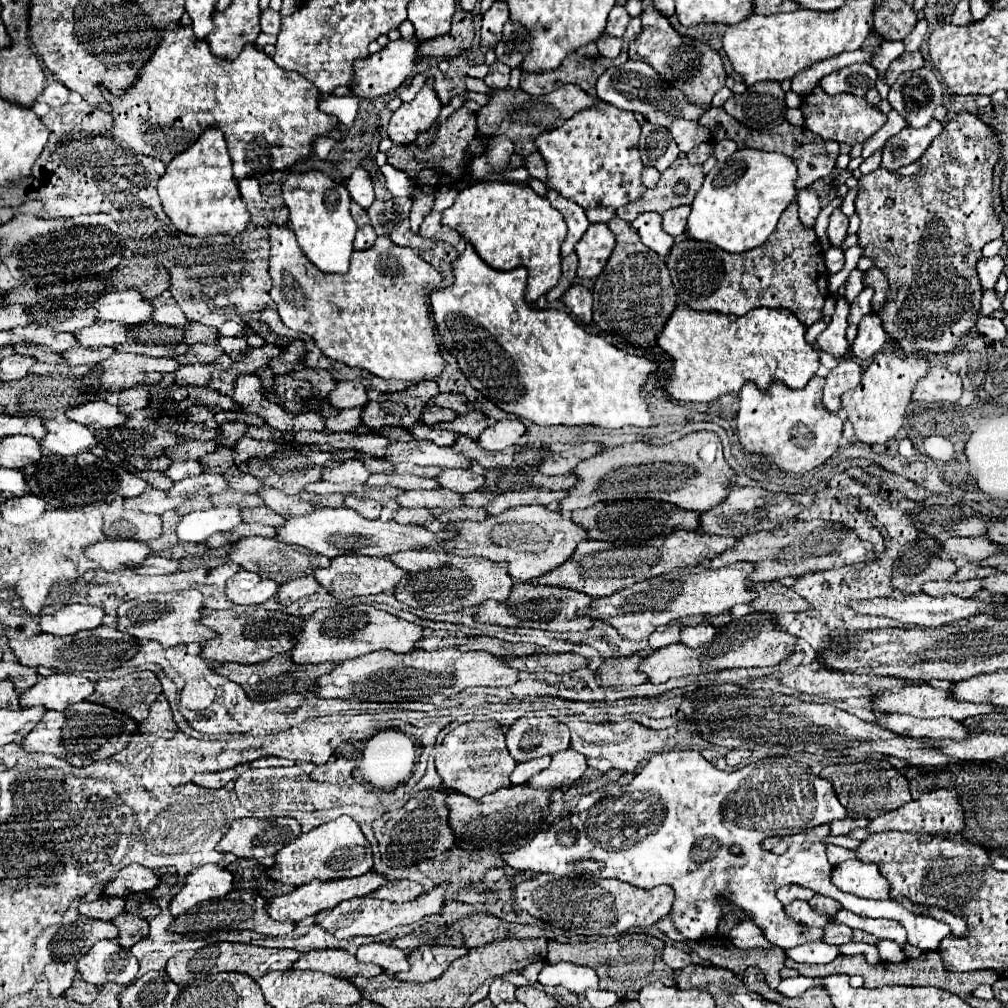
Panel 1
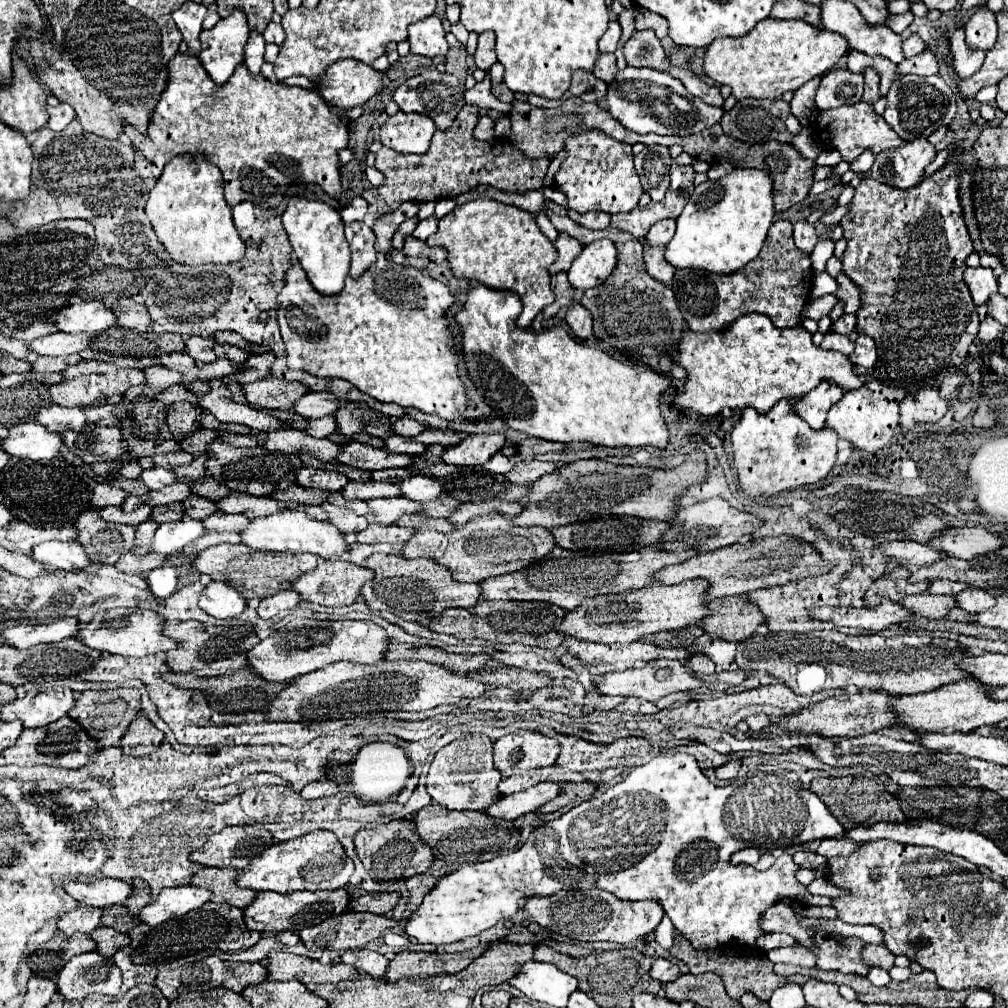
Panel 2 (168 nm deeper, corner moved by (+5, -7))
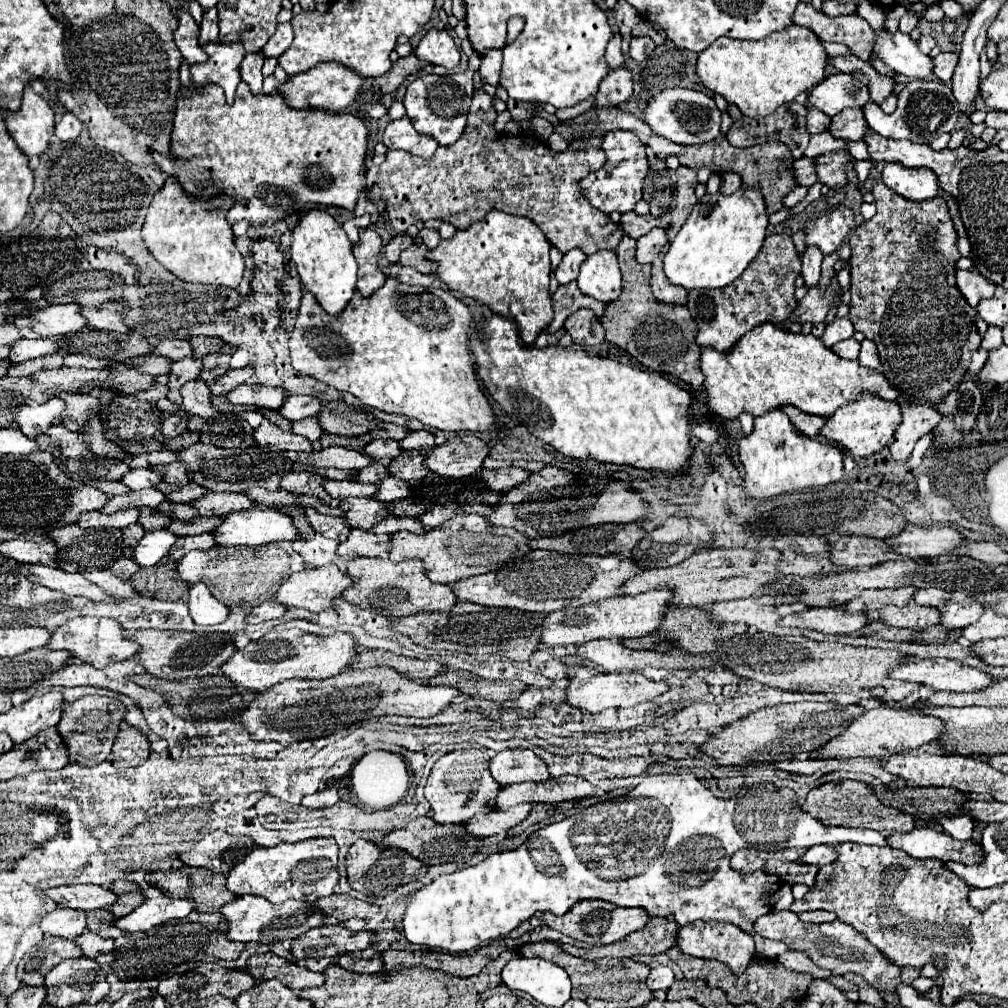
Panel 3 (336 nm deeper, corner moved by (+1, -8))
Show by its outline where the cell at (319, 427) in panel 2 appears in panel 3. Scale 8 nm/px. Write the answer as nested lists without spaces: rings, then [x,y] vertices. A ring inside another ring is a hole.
[[[308,417],[308,419],[302,419],[302,421],[292,423],[292,431],[298,433],[298,435],[304,435],[312,443],[316,443],[322,437],[322,433],[324,433],[324,429],[320,427],[318,417]]]

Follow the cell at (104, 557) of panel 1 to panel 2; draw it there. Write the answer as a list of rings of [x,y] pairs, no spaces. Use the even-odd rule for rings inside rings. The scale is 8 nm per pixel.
[[[42,542],[32,548],[32,558],[56,570],[76,572],[90,566],[90,558],[78,542]]]

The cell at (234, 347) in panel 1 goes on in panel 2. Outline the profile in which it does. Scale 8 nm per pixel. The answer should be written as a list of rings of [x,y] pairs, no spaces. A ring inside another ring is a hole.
[[[190,336],[186,338],[186,352],[196,360],[196,362],[214,362],[214,338],[202,338],[202,336]]]

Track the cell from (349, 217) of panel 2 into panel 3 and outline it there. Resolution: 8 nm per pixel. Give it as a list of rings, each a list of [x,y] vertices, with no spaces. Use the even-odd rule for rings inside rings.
[[[354,217],[354,219],[350,219],[350,221],[344,223],[344,231],[348,233],[348,237],[350,237],[352,243],[358,241],[358,231],[360,231],[362,225],[364,225],[364,221],[360,217]]]

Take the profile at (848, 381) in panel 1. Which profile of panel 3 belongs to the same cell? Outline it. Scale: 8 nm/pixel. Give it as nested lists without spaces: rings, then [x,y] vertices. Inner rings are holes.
[[[784,405],[782,411],[790,417],[790,421],[794,423],[794,427],[796,427],[800,433],[808,435],[810,439],[816,439],[820,427],[824,425],[824,421],[828,421],[828,417],[814,417],[814,415],[810,415],[810,413],[802,413],[800,409],[794,409],[794,407],[790,407],[790,405]]]

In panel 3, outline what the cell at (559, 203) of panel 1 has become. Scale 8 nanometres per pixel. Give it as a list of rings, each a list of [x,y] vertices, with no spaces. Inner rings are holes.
[[[574,249],[574,251],[570,251],[570,253],[566,253],[564,255],[564,259],[562,259],[562,263],[556,267],[556,279],[558,279],[558,283],[560,285],[566,285],[566,283],[570,283],[570,281],[574,281],[576,277],[578,277],[578,267],[580,267],[580,263],[586,259],[586,255],[580,251],[580,249]]]

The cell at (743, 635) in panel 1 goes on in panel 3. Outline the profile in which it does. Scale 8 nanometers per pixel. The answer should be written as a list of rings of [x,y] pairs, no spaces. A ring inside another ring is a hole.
[[[582,665],[582,667],[576,667],[568,673],[570,677],[570,685],[568,685],[568,695],[566,695],[566,701],[572,705],[572,707],[578,707],[578,709],[586,709],[590,713],[600,713],[602,709],[608,709],[608,707],[634,707],[638,703],[644,703],[644,701],[654,701],[656,697],[660,697],[662,693],[666,693],[670,687],[668,683],[664,681],[652,681],[652,679],[646,679],[642,673],[638,671],[620,671],[620,673],[606,673],[606,671],[598,671],[590,665]]]

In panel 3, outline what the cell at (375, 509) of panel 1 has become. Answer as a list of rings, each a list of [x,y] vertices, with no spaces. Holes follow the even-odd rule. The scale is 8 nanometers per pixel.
[[[310,507],[304,509],[304,513],[306,513],[310,525],[318,533],[322,533],[324,537],[332,537],[332,539],[344,541],[350,535],[350,531],[352,531],[352,527],[346,523],[344,517],[328,517],[328,515],[322,515],[322,513],[318,513],[316,509],[310,509]]]

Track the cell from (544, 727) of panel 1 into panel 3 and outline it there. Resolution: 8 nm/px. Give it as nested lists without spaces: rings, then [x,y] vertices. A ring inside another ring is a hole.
[[[522,747],[498,751],[490,761],[490,773],[500,785],[546,781],[550,777],[546,763],[532,749]]]

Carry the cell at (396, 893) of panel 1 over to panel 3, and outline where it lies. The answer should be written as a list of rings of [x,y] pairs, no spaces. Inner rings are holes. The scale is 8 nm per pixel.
[[[342,893],[322,897],[322,899],[316,901],[316,905],[318,905],[320,911],[324,911],[330,917],[336,917],[338,921],[346,921],[346,919],[352,919],[352,917],[366,919],[366,917],[380,913],[380,905],[372,905],[372,903],[354,899],[350,895],[342,895]]]

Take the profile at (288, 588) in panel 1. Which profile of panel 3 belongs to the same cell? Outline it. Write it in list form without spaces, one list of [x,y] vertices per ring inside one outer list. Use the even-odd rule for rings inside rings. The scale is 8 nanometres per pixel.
[[[264,601],[252,609],[252,613],[248,615],[248,623],[262,623],[268,619],[278,619],[284,613],[286,613],[286,605],[278,601]]]

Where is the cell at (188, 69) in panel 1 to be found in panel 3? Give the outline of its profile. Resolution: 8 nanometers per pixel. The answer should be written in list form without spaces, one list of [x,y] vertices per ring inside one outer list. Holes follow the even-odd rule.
[[[240,81],[237,86],[235,100],[232,105],[228,105],[226,101],[224,101],[224,93],[222,93],[222,89],[218,87],[218,85],[202,85],[202,89],[198,89],[196,85],[190,85],[188,87],[188,95],[186,97],[178,97],[178,101],[176,101],[176,115],[174,115],[174,129],[172,129],[172,139],[170,139],[170,155],[158,155],[158,153],[152,153],[154,155],[154,161],[156,161],[156,165],[166,173],[166,175],[174,175],[174,177],[180,177],[180,185],[184,187],[184,191],[188,191],[188,193],[196,193],[196,195],[204,195],[204,191],[208,189],[208,187],[212,187],[214,185],[214,189],[210,189],[210,195],[206,195],[206,197],[212,197],[212,195],[218,195],[218,193],[226,193],[226,195],[230,195],[230,197],[234,197],[236,201],[234,201],[234,205],[228,209],[228,221],[230,223],[236,223],[236,221],[240,221],[240,219],[244,219],[244,221],[248,221],[250,225],[262,225],[262,223],[274,223],[274,221],[278,221],[278,219],[286,219],[290,213],[294,213],[294,211],[300,211],[300,209],[304,209],[304,205],[306,203],[322,203],[322,205],[336,205],[336,207],[344,207],[344,209],[348,209],[348,211],[354,211],[354,205],[356,205],[356,201],[358,201],[358,193],[362,191],[362,189],[366,189],[366,177],[364,177],[364,157],[366,157],[366,139],[368,139],[368,129],[366,129],[366,125],[362,123],[362,119],[358,119],[358,117],[354,117],[354,115],[350,115],[350,113],[330,113],[330,111],[324,111],[324,109],[294,109],[294,107],[290,107],[290,105],[286,105],[286,101],[284,101],[284,97],[280,95],[280,93],[276,93],[276,95],[266,95],[266,93],[258,93],[258,95],[254,95],[250,89],[248,89],[248,85],[244,83],[244,81]]]

